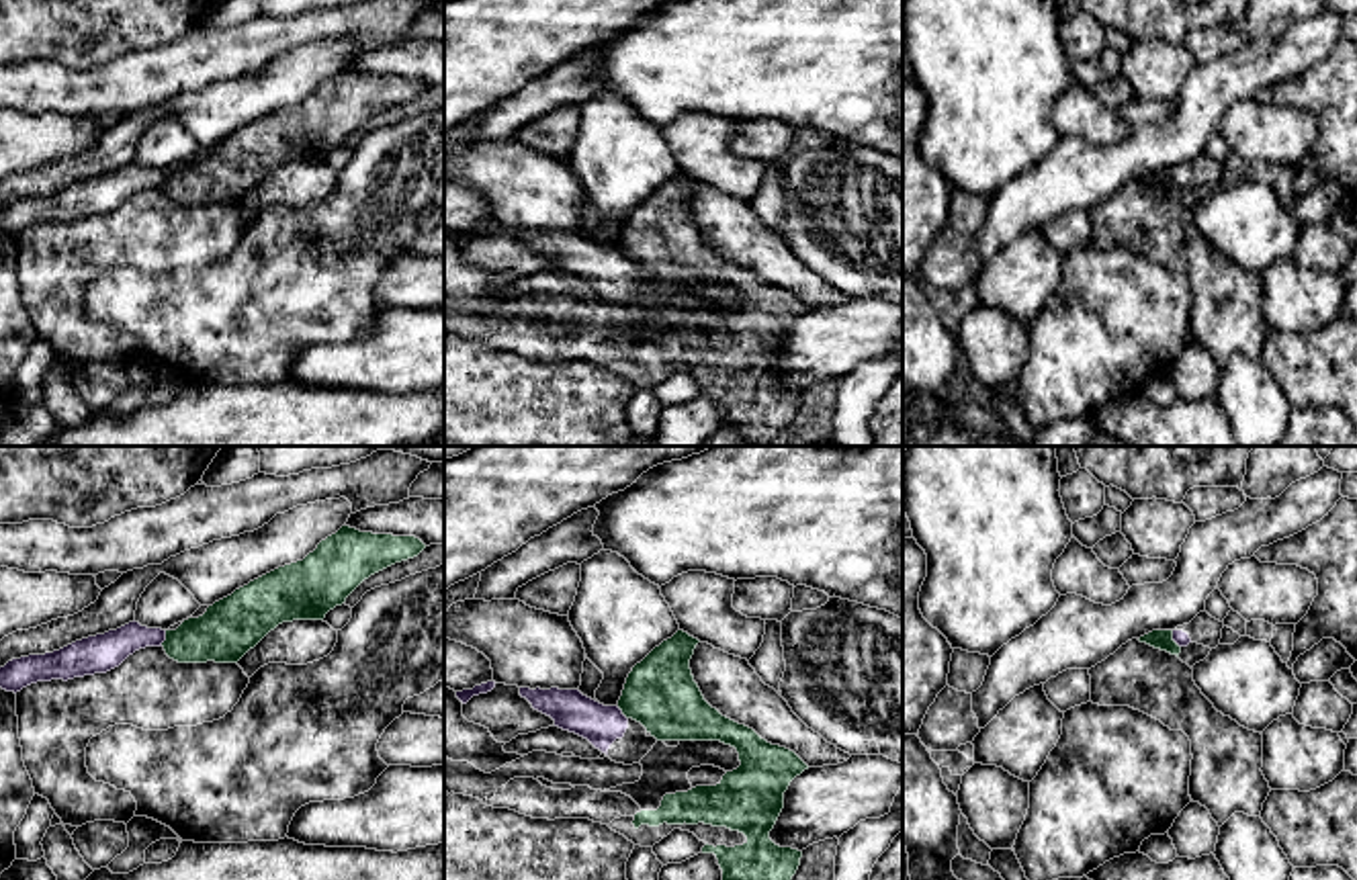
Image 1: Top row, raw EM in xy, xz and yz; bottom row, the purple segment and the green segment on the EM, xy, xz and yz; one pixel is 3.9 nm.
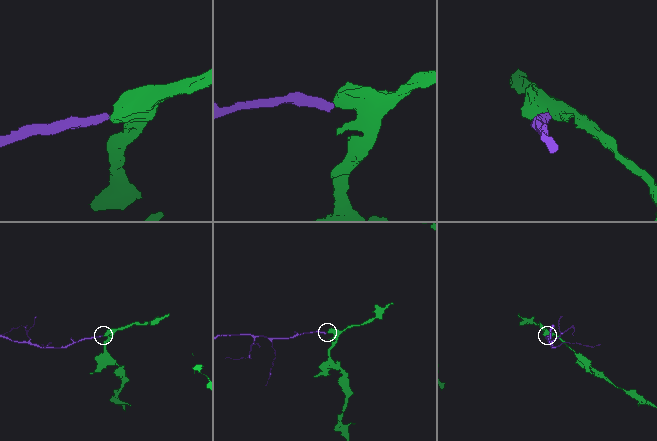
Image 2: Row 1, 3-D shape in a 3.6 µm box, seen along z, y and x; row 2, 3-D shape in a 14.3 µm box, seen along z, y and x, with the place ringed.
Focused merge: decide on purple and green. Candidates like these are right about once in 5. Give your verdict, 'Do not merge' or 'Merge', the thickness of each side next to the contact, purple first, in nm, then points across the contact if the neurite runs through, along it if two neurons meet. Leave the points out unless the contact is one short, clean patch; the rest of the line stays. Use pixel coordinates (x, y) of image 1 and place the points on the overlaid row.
Do not merge. Thickness 140 nm (purple) against 220 nm. Boundary: xy (166, 631), (160, 645)

